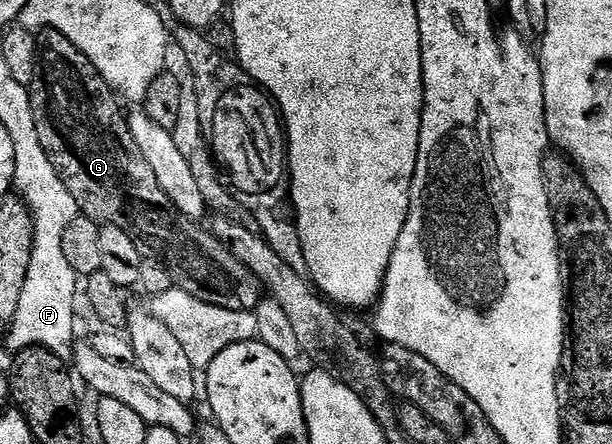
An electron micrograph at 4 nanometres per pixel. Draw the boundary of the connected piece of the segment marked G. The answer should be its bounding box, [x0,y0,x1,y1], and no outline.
[28,27,260,311]

